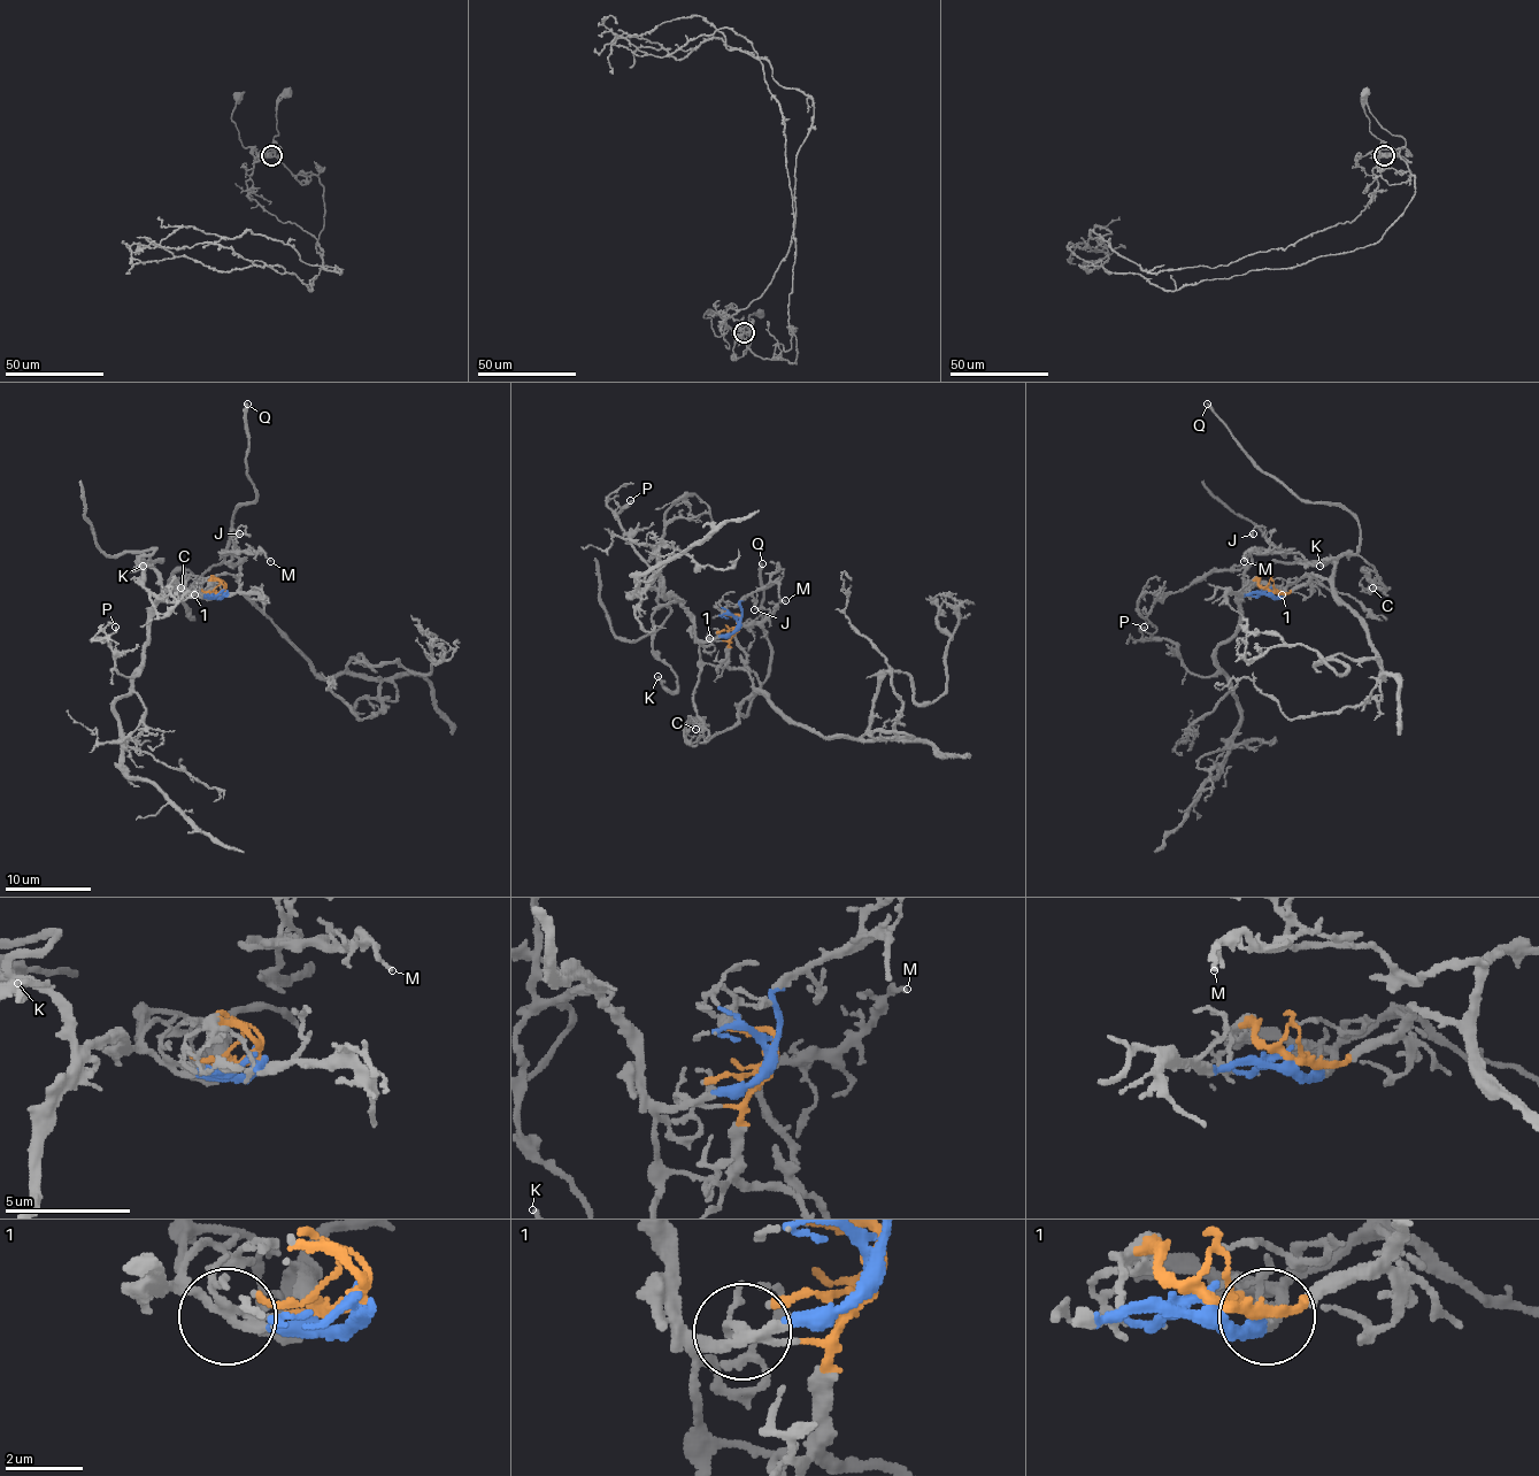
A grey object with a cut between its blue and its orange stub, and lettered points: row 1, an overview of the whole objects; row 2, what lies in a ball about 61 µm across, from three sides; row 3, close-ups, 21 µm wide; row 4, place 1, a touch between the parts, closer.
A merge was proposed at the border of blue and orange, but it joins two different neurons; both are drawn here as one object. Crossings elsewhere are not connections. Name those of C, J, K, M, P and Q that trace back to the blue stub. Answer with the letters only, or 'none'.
K, P

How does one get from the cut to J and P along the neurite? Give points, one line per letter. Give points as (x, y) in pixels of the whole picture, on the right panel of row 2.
J: (1269, 591), (1292, 593), (1314, 574), (1326, 577), (1333, 560), (1312, 562), (1279, 550), (1262, 525), (1253, 535)
P: (1269, 591), (1284, 589), (1253, 584), (1243, 597), (1210, 677), (1144, 628)

